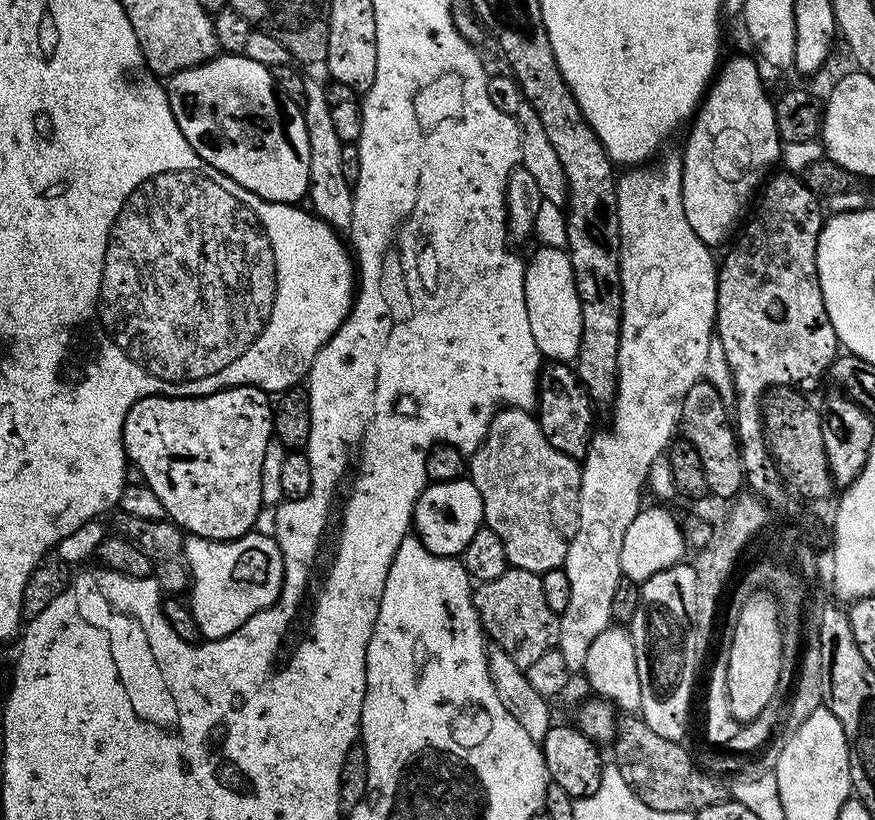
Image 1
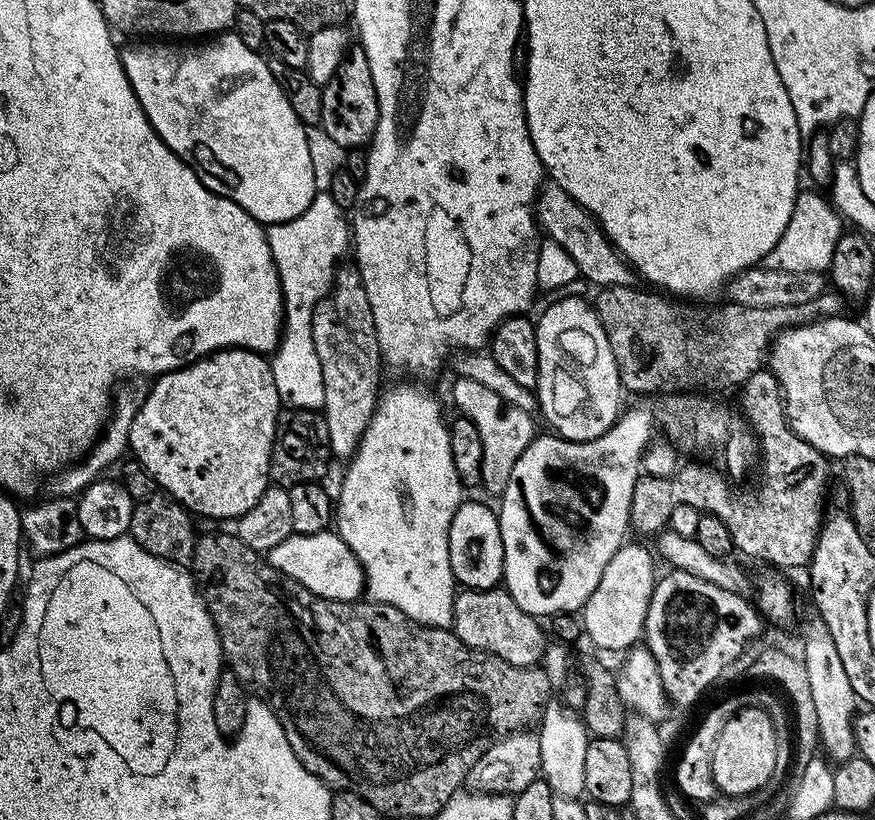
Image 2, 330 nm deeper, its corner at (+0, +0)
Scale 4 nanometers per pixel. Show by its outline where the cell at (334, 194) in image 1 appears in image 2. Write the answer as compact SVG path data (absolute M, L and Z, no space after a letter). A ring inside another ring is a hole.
M337 267L336 274L332 277L332 291L323 300L319 300L312 311L312 337L322 370L322 395L324 395L322 415L330 434L332 454L336 458L340 456L351 458L356 455L363 441L364 432L368 429L368 423L372 421L376 405L382 395L380 339L374 330L374 314L370 298L366 298L366 286L362 286L362 278L356 267Z

